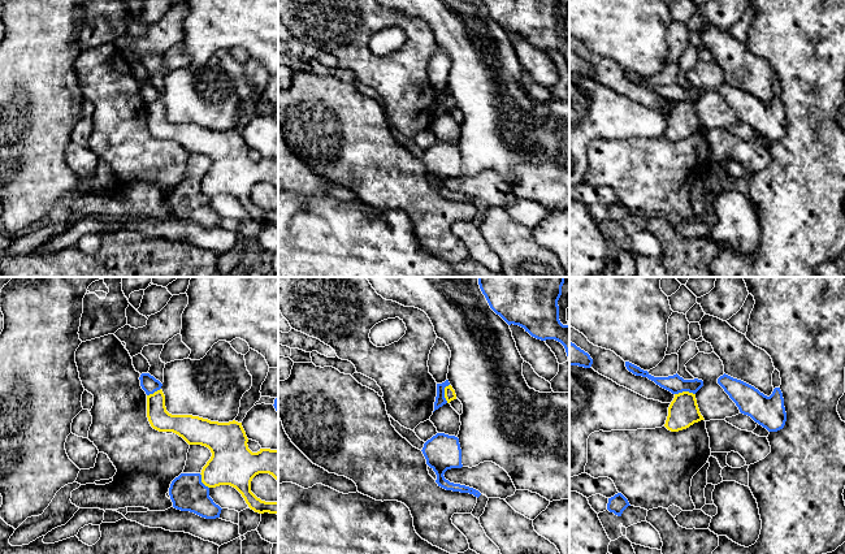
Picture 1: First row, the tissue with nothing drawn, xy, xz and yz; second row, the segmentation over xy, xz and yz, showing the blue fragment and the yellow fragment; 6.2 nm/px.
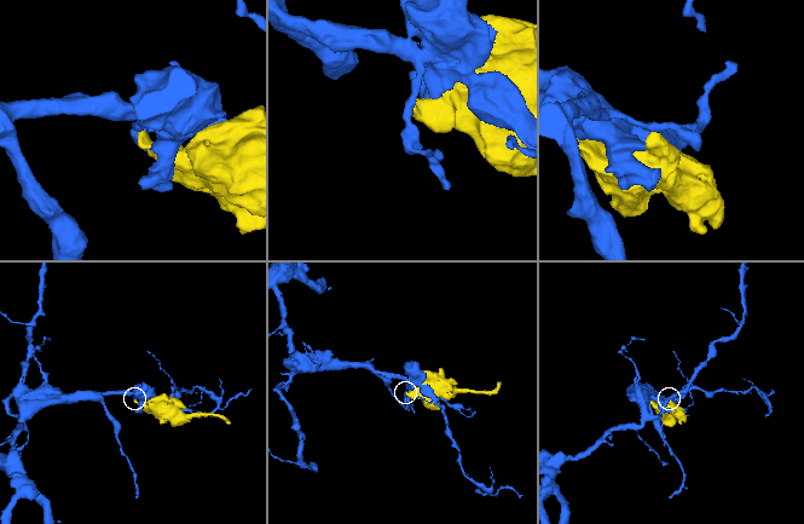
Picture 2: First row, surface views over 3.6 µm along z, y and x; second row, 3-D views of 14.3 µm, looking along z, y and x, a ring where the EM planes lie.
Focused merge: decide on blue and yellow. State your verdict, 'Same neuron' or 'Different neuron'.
Different neuron

